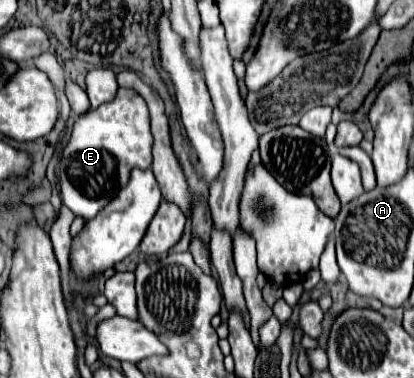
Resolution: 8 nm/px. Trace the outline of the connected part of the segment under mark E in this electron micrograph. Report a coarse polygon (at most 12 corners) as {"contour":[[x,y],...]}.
{"contour":[[115,98],[73,124],[61,202],[85,220],[131,168],[151,166],[145,100]]}

